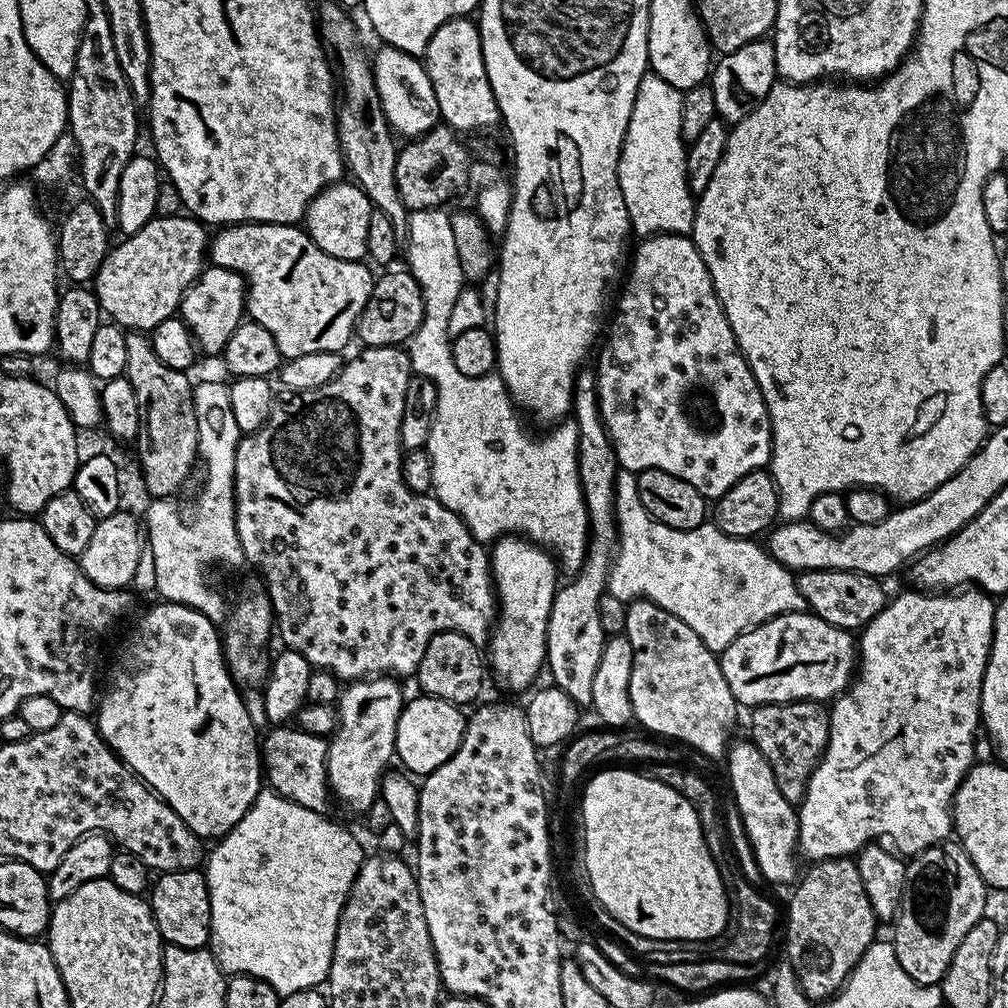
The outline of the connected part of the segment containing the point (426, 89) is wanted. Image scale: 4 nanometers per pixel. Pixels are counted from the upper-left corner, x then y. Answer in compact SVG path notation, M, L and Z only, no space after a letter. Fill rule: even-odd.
M384 46L381 49L381 52L374 56L372 75L376 77L376 89L388 124L393 133L401 137L423 136L425 132L441 123L438 98L434 98L434 86L430 82L428 71L417 57L397 48Z

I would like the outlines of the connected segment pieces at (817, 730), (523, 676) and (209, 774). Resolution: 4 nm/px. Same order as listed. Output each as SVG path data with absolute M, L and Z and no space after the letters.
M791 700L785 704L758 704L751 712L752 743L762 758L770 762L770 770L774 770L774 782L778 782L778 790L782 790L782 798L794 806L800 805L804 801L810 774L828 745L829 709L814 700Z
M516 534L502 536L491 545L490 563L499 608L498 619L490 633L490 672L516 692L531 689L548 655L548 619L558 587L558 565L547 548Z
M156 602L156 605L137 622L136 633L133 634L132 641L129 642L128 649L125 650L124 657L121 658L120 665L117 666L108 688L109 692L105 696L103 693L99 697L98 711L94 716L94 723L100 729L100 736L161 800L165 800L176 811L178 818L182 818L182 822L186 822L186 826L190 826L190 830L195 836L201 838L225 836L244 817L246 810L250 810L250 806L256 800L256 795L262 791L262 763L261 745L258 743L258 736L256 738L256 728L252 725L252 716L248 713L243 698L240 697L241 689L233 680L232 675L228 673L228 666L224 662L222 651L222 636L214 621L203 616L198 610L181 604Z

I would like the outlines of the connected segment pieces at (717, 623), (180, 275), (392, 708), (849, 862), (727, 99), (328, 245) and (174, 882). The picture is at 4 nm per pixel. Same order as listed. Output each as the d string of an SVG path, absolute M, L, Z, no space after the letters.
M617 471L616 474L616 519L618 521L618 551L612 561L612 568L608 571L608 583L606 592L625 602L633 600L649 600L658 606L662 606L662 610L666 610L670 614L674 614L674 618L682 618L682 622L686 622L686 626L690 626L690 630L694 630L694 634L698 634L698 638L702 638L702 642L706 642L706 646L712 652L717 654L726 650L726 646L730 646L730 642L734 642L743 632L749 632L752 628L758 627L759 624L765 624L767 620L773 620L776 616L781 616L787 612L798 612L805 607L802 594L796 585L796 576L789 569L782 567L772 556L768 555L763 547L756 545L757 541L752 538L741 538L738 536L728 536L721 528L716 527L715 523L705 522L698 525L694 529L672 529L668 525L664 525L660 521L652 519L650 513L643 508L642 502L639 500L638 486L636 485L637 473Z
M191 214L156 216L132 236L124 236L121 244L109 251L94 281L94 291L101 313L111 323L125 330L151 330L166 318L177 315L180 300L206 267L206 253L210 248L210 232Z
M385 674L351 681L339 693L338 727L327 741L328 786L335 799L337 796L346 807L360 814L367 813L377 799L380 778L394 760L396 727L406 703L400 684L399 679Z
M839 856L833 860L813 863L811 868L812 876L806 877L804 881L801 879L791 889L792 897L788 900L786 960L792 964L794 974L797 975L805 995L812 1002L823 1002L832 999L843 988L854 966L858 966L862 954L866 954L868 947L877 939L878 921L870 906L870 898L866 898L866 886L862 886L862 874L858 874L855 859Z
M771 39L746 42L746 46L742 46L738 50L723 53L715 61L710 72L717 117L729 126L742 122L742 118L749 116L756 109L757 104L762 102L762 98L766 98L766 94L770 94L770 90L777 80L776 45Z
M337 182L324 188L312 199L304 213L303 227L315 244L326 254L343 260L363 261L368 255L366 234L370 227L370 214L374 211L370 198L355 182Z
M161 872L150 888L152 917L160 931L161 941L183 948L202 948L210 938L210 894L205 873Z

